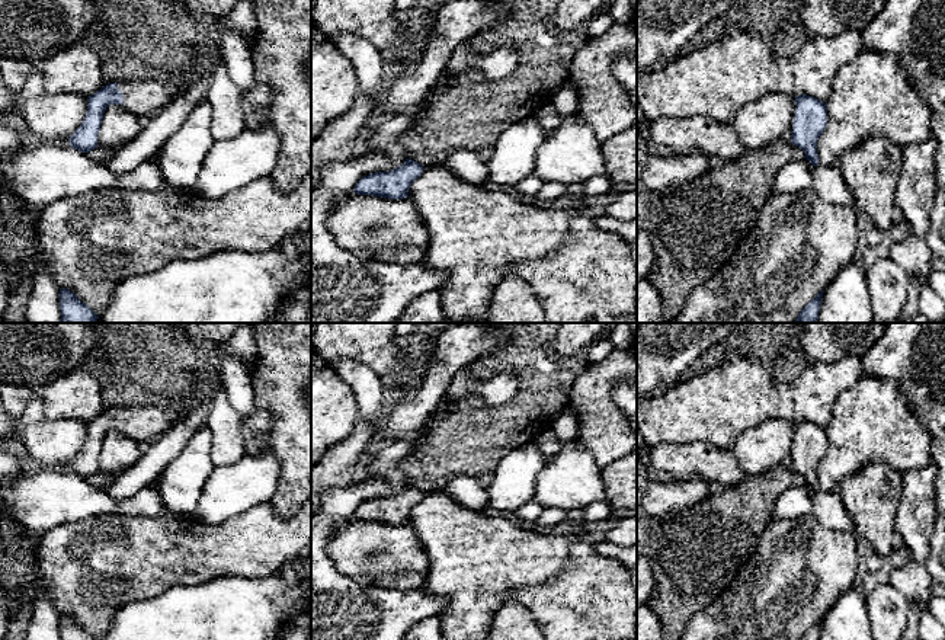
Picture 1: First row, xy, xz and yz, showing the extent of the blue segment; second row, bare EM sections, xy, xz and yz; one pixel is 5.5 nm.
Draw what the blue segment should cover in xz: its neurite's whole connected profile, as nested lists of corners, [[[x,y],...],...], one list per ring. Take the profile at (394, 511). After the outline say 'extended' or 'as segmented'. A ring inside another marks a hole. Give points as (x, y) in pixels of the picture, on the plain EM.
[[[411,484],[391,497],[377,497],[363,502],[355,511],[358,521],[372,521],[388,525],[404,525],[409,522],[410,511],[423,499],[423,492]]] | as segmented

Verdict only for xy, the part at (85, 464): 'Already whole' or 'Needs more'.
Needs more

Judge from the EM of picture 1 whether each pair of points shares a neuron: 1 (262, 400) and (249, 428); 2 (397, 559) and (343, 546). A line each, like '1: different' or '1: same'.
1: different
2: same

